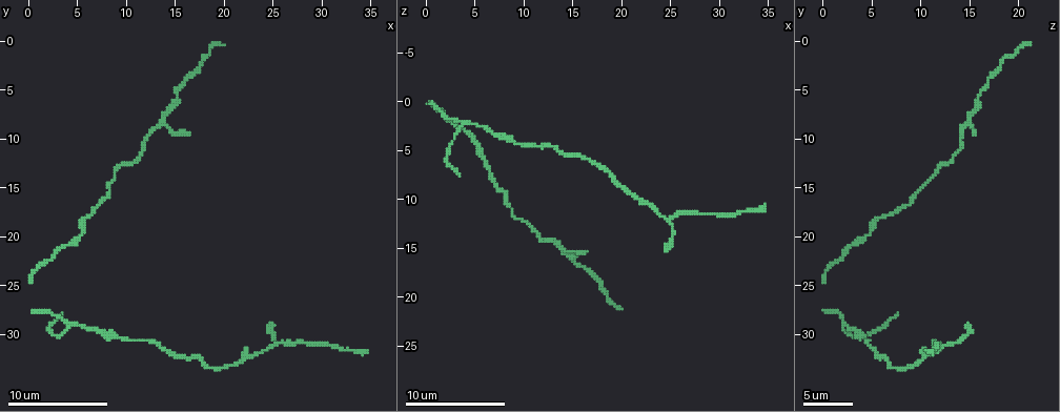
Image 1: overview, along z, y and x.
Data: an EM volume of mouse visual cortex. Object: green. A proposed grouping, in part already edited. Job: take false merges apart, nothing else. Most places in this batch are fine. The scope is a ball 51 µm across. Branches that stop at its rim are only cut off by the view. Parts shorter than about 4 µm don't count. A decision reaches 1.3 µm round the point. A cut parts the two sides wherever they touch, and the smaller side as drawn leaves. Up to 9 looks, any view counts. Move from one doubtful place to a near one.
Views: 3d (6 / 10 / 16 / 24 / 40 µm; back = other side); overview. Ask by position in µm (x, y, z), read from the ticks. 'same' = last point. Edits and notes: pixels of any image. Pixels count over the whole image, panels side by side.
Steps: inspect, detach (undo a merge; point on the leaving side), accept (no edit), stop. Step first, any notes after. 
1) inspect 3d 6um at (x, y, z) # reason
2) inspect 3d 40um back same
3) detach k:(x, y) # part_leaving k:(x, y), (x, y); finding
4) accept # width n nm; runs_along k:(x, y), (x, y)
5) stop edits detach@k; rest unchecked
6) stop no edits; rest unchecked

inspect 3d 6um at (5.4, 20.0, 4.4) # thin neck

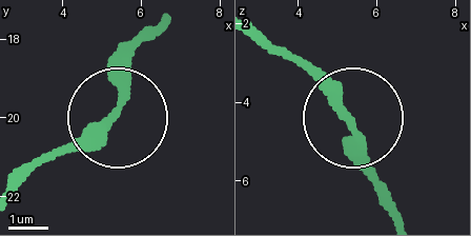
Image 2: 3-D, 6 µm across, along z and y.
accept # continuous, no second neuron

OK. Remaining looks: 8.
inspect 3d 10um at (14.0, 31.6, 5.2) # calibre changes

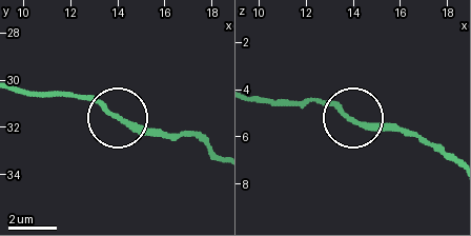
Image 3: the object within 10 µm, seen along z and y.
inspect 3d 10um back at (14.0, 31.5, 5.3)

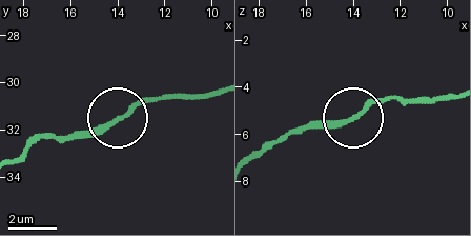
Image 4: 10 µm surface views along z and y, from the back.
accept # runs_along 4:(450, 95), (379, 101), (348, 119), (302, 125); one neuron here

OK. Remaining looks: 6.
inspect 3d 16um at (11.2, 11.8, 13.0) # calibre changes

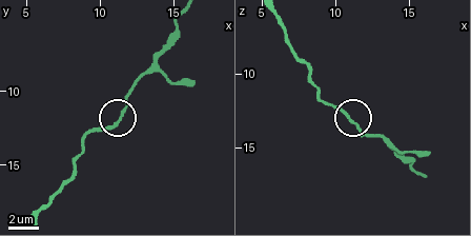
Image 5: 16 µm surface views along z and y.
accept # runs_along 5:(35, 217), (73, 172), (86, 138), (117, 119), (130, 90); continuous, no second neuron

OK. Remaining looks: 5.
inspect 3d 6um at (8.4, 15.2, 9.8) # sudden change in width

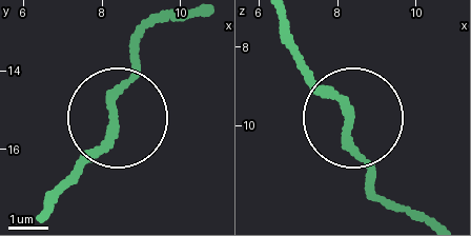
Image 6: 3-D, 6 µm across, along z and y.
accept # continuous, no second neuron

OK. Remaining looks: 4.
stop no edits; rest unchecked

